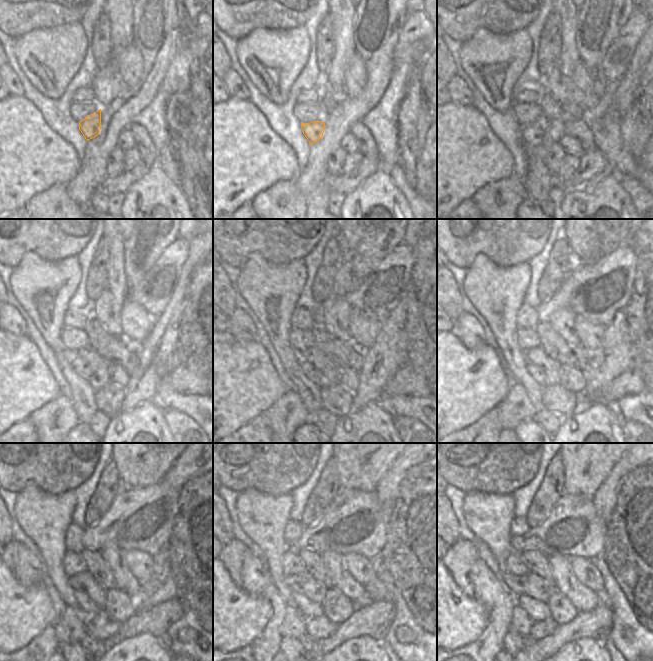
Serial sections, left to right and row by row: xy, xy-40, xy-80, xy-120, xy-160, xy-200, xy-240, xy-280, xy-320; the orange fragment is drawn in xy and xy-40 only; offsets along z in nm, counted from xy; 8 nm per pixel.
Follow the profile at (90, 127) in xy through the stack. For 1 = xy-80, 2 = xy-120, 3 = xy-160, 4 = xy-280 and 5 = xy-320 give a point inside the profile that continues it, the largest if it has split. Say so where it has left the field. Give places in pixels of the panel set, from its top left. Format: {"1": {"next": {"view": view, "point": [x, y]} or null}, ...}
{"1": {"next": {"view": "xy-80", "point": [532, 134]}}, "2": {"next": {"view": "xy-120", "point": [78, 362]}}, "3": {"next": {"view": "xy-160", "point": [308, 368]}}, "4": {"next": {"view": "xy-280", "point": [309, 609]}}, "5": {"next": {"view": "xy-320", "point": [537, 610]}}}

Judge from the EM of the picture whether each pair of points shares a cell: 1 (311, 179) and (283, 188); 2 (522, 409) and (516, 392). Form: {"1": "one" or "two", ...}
{"1": "two", "2": "one"}

